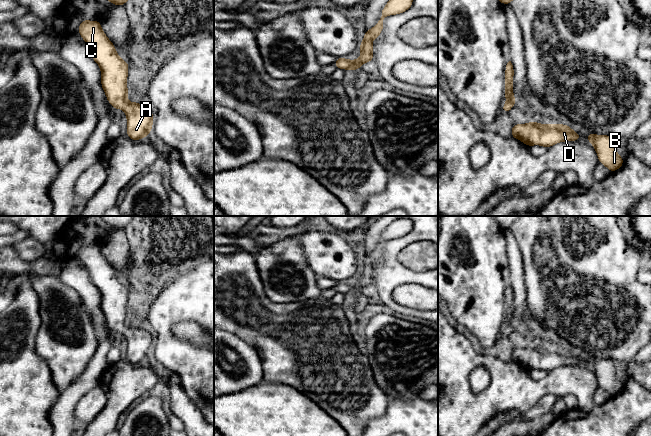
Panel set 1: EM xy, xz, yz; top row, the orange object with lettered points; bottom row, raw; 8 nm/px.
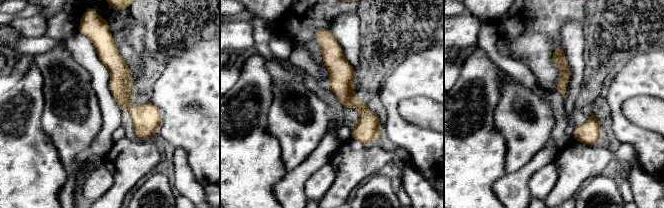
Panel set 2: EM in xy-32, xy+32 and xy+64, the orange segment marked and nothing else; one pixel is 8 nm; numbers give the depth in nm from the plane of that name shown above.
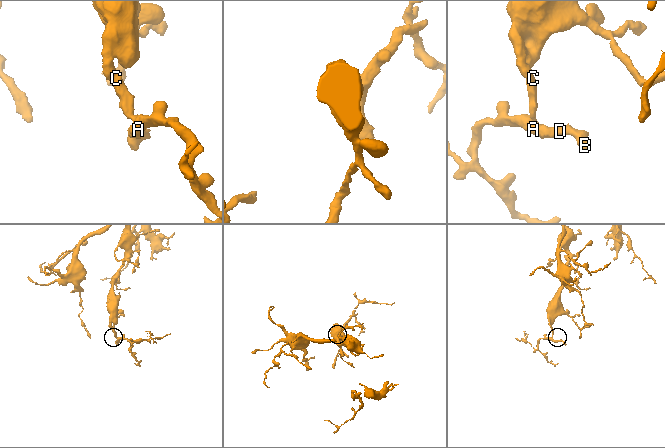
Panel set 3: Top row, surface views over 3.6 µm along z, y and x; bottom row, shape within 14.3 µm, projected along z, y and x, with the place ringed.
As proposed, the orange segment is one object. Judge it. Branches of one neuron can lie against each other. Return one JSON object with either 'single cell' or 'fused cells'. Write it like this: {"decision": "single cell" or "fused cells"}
{"decision": "single cell"}

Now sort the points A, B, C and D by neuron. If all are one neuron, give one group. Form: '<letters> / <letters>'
A B C D

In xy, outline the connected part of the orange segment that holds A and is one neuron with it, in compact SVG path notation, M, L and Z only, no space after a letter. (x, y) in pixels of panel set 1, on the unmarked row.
M83 243L78 256L101 293L101 310L108 326L114 333L122 333L126 338L128 362L138 365L151 358L153 336L138 326L127 325L130 289L117 278L115 269L101 252L101 245Z

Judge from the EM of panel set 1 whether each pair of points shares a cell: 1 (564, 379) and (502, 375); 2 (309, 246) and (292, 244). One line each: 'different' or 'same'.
1: same
2: different

